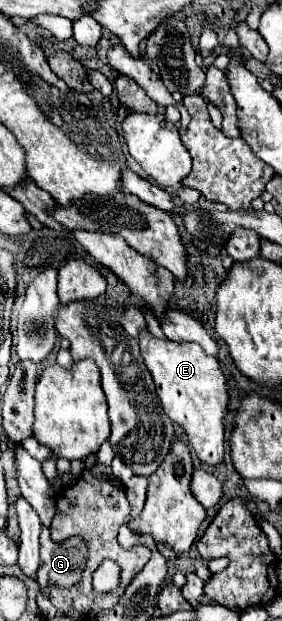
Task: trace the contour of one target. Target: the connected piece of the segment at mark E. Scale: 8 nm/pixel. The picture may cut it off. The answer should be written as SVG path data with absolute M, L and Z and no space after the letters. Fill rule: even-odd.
M152 333L140 335L140 351L154 377L166 415L182 427L200 463L220 465L224 461L224 417L230 405L230 391L218 359L206 355L200 345L156 339Z

